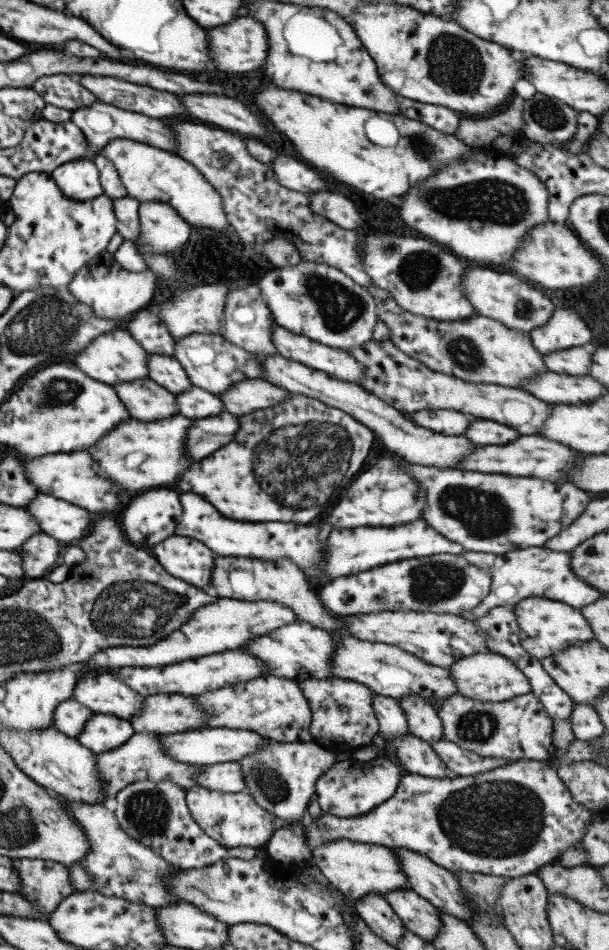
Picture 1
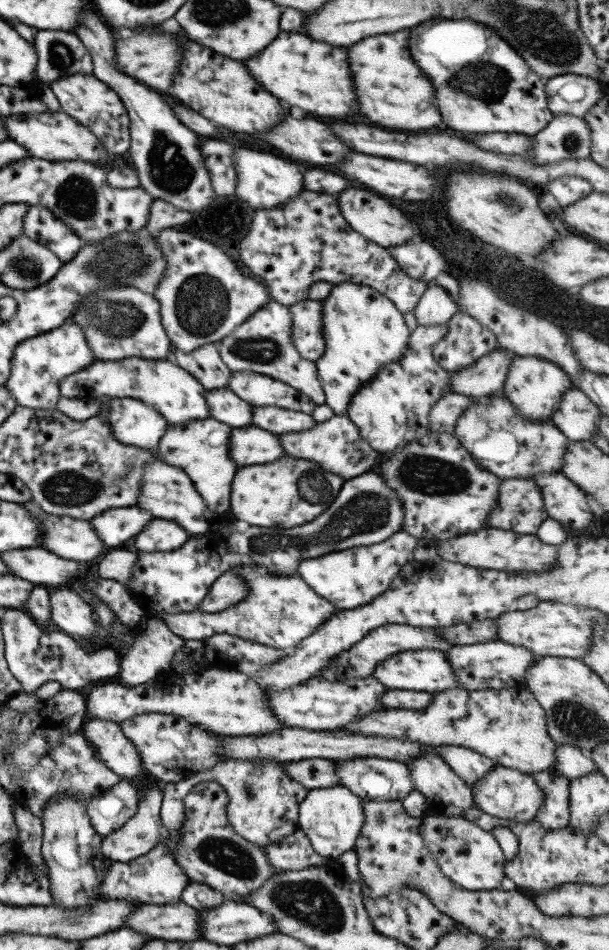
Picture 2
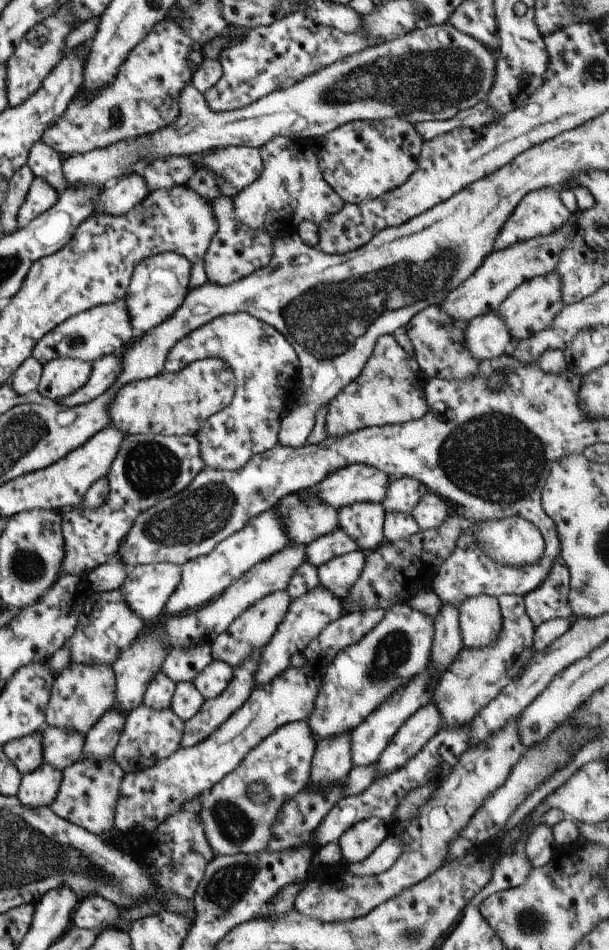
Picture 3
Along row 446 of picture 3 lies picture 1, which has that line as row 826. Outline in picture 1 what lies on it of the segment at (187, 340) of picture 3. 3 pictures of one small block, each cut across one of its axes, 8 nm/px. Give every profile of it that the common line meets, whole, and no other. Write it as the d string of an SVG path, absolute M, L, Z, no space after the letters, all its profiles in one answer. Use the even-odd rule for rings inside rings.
M195 785L185 791L185 802L191 818L199 825L199 828L225 849L241 847L256 849L261 844L267 844L274 831L273 815L255 804L251 795L244 792L211 791Z

